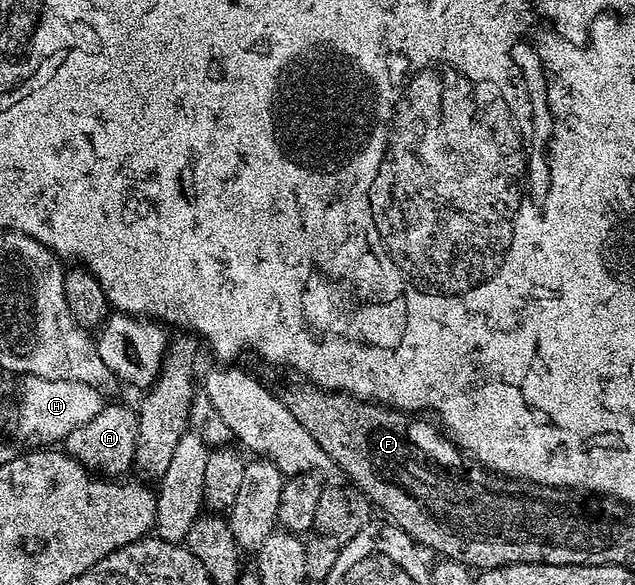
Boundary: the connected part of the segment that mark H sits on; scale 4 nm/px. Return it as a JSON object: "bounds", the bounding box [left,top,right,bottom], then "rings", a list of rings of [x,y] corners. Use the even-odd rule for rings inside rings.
{"bounds":[16,376,106,447],"rings":[[[21,376],[20,381],[20,414],[16,417],[16,433],[25,437],[36,447],[52,447],[63,442],[64,438],[74,431],[74,427],[82,427],[82,423],[90,423],[94,415],[98,415],[106,404],[101,390],[77,381],[66,379],[42,379],[41,377]]]}

